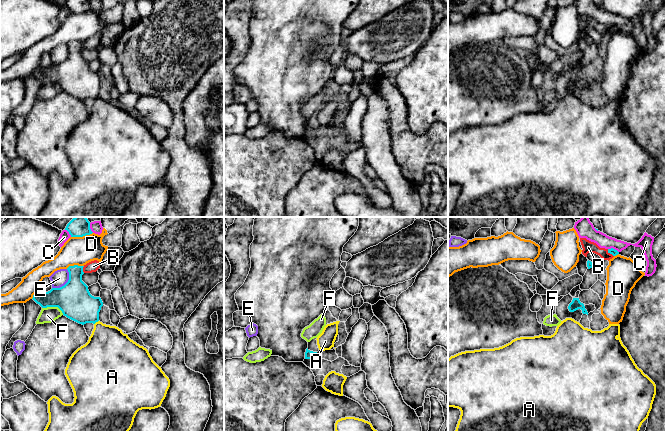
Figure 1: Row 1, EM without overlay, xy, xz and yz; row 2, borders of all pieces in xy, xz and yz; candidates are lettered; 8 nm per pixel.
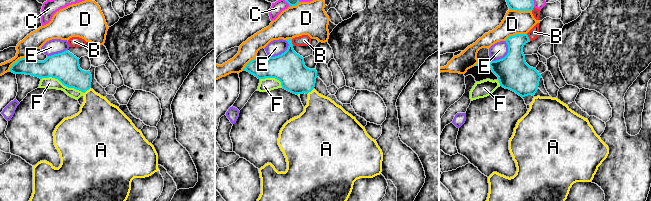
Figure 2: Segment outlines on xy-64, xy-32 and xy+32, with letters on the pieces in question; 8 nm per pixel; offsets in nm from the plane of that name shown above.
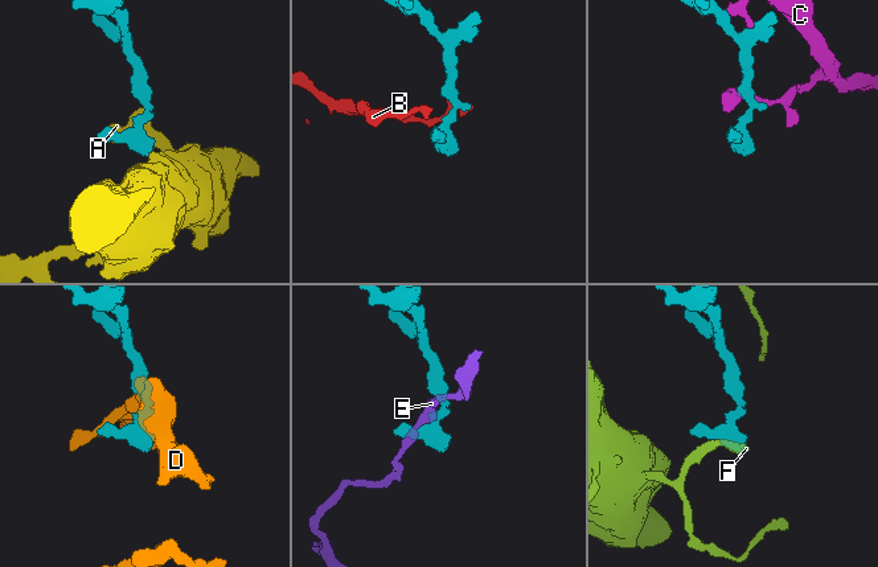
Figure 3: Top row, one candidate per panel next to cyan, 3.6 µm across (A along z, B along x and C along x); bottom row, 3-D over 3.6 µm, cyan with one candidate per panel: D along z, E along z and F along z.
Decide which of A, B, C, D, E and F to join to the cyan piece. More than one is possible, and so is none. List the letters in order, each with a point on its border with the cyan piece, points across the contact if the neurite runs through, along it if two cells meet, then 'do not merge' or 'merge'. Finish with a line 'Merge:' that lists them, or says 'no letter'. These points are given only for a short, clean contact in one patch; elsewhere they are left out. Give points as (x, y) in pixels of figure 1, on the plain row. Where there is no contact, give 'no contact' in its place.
A: xy (96, 97) | across xy (74, 76), (96, 97), (108, 125) | merge
B: xy (82, 45) | along xy (84, 42), (83, 48) | do not merge
C: yz (612, 24) | do not merge
D: xy (81, 12) | do not merge
E: xy (66, 59) | do not merge
F: xy (53, 82) | along xy (42, 83), (57, 83), (63, 90) | do not merge
Merge: A

